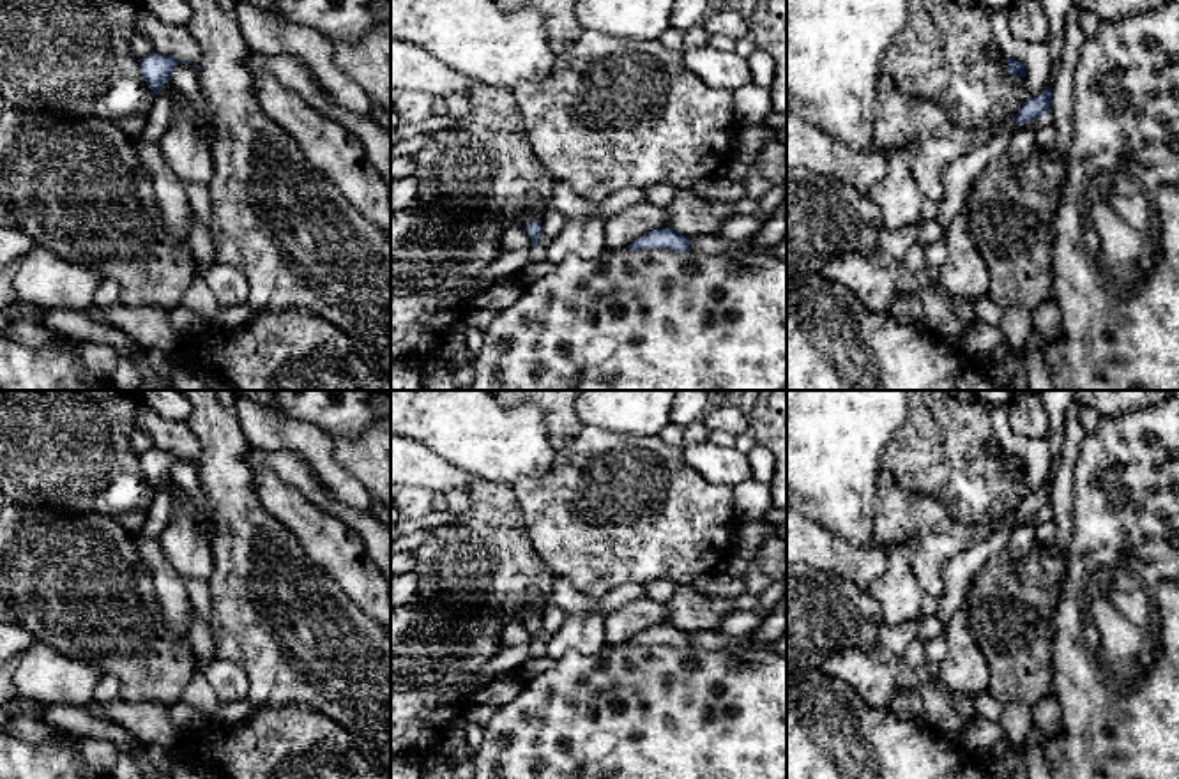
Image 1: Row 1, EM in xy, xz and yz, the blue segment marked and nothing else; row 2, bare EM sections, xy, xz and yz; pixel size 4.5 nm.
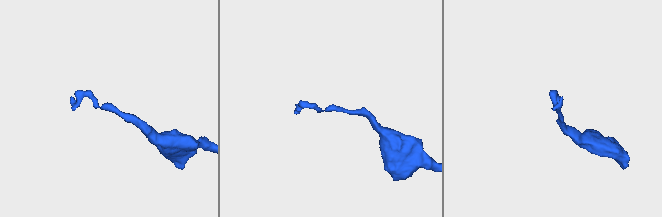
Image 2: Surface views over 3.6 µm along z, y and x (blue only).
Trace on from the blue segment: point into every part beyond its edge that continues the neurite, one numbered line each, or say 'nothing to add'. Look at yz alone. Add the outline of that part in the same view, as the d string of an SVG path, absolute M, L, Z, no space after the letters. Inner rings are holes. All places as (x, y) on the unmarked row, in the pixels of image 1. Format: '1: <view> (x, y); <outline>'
1: yz (1008, 520); M1008 514L1000 519L997 519L995 523L992 523L992 532L999 532L1004 530L1008 526L1011 526L1016 519L1013 518L1013 514Z

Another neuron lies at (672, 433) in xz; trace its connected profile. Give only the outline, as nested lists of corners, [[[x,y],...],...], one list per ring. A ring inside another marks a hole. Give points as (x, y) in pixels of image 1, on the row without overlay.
[[[672,420],[658,433],[658,436],[668,445],[684,445],[684,427]]]

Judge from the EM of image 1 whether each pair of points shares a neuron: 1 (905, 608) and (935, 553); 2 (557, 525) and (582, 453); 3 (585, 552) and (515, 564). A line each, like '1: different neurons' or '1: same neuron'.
1: different neurons
2: same neuron
3: different neurons

